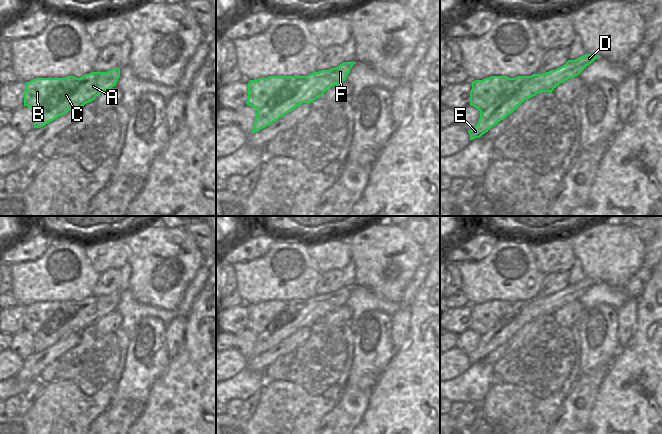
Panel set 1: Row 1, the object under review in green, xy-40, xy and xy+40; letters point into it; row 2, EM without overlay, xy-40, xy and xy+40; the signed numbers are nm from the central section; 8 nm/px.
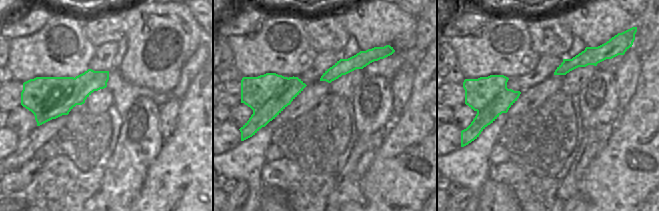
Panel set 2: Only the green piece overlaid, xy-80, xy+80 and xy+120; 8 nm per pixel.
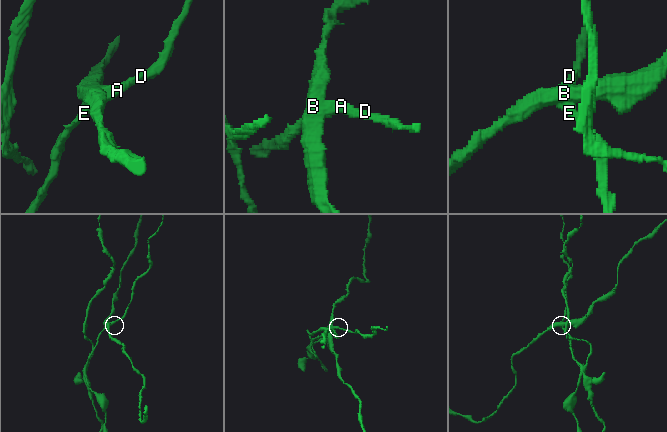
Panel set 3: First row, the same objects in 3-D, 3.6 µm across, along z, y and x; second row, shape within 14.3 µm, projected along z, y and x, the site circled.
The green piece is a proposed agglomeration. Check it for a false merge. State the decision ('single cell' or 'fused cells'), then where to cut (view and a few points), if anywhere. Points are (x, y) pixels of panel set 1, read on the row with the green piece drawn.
fused cells; cut in xy along (306, 76), (294, 87), (288, 83), (258, 110)

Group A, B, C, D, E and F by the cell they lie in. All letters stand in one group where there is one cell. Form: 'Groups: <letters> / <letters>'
Groups: A C D E F / B

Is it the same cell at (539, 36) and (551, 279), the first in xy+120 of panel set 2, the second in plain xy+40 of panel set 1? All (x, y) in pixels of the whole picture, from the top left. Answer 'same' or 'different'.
different

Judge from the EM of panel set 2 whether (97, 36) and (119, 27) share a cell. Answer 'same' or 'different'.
same

